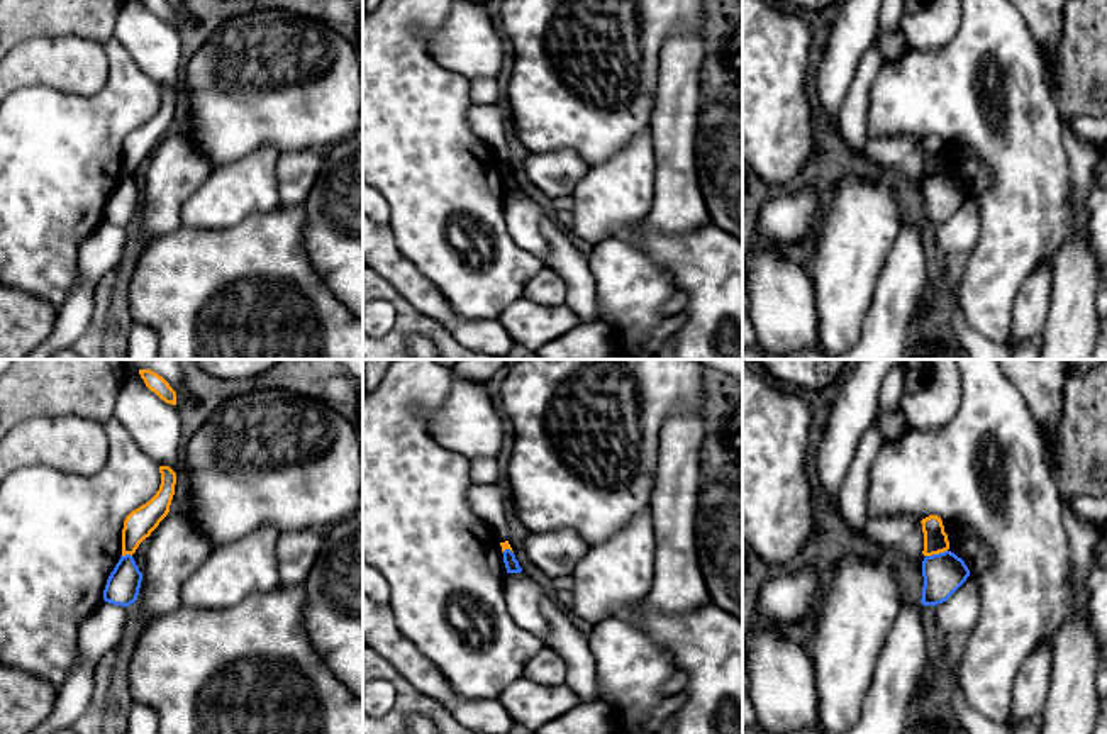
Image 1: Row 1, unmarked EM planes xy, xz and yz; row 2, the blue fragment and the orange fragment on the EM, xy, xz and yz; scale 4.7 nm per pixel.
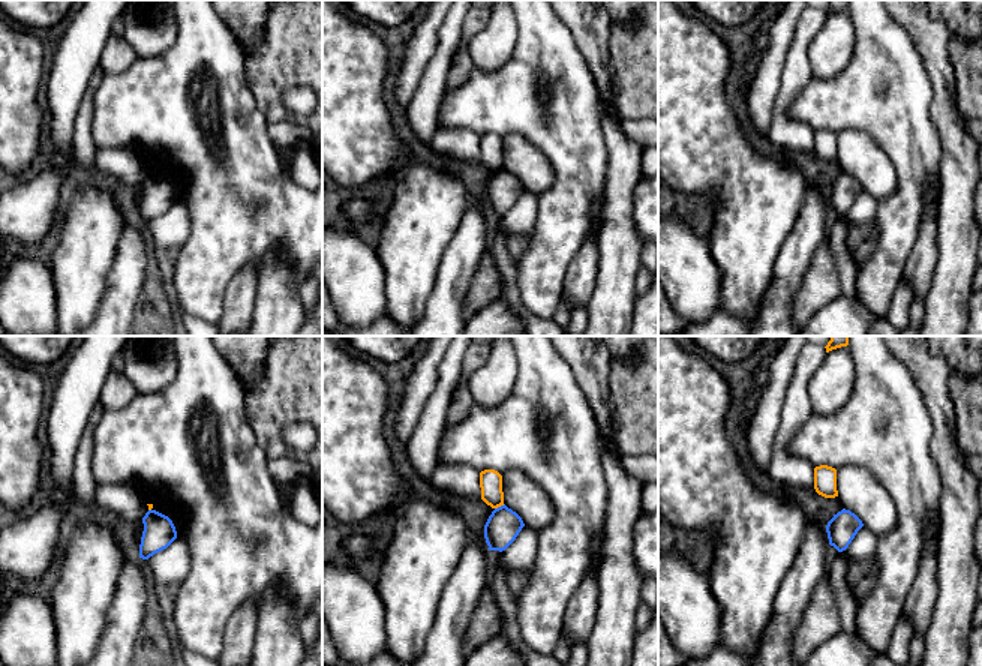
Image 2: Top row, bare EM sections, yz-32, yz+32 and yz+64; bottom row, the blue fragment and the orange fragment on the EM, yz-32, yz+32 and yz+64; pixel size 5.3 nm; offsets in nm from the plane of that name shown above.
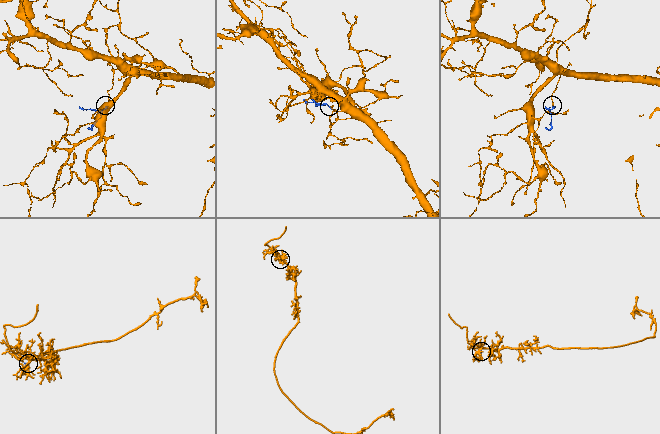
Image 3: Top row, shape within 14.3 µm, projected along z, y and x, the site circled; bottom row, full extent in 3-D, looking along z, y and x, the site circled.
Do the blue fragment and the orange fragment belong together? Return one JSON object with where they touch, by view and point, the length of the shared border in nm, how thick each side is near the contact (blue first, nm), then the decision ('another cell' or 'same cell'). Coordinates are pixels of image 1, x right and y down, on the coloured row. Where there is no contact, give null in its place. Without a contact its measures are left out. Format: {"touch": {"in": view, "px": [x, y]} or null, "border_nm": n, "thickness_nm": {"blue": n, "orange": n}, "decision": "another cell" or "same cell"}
{"touch": {"in": "yz", "px": [936, 555]}, "border_nm": 110, "thickness_nm": {"blue": 190, "orange": 110}, "decision": "another cell"}

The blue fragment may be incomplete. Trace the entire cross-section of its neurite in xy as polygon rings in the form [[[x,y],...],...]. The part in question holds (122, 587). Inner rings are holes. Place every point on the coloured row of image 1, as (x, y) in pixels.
[[[131,554],[120,556],[107,580],[103,600],[114,605],[129,607],[137,600],[141,581],[142,573],[134,558]]]

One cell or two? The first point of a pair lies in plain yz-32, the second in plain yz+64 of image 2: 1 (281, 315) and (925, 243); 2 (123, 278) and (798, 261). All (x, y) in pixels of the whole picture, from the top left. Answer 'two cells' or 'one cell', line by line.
1: two cells
2: one cell

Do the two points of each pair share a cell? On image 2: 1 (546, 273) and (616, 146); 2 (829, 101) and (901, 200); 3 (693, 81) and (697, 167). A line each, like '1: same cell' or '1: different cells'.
1: different cells
2: same cell
3: same cell

